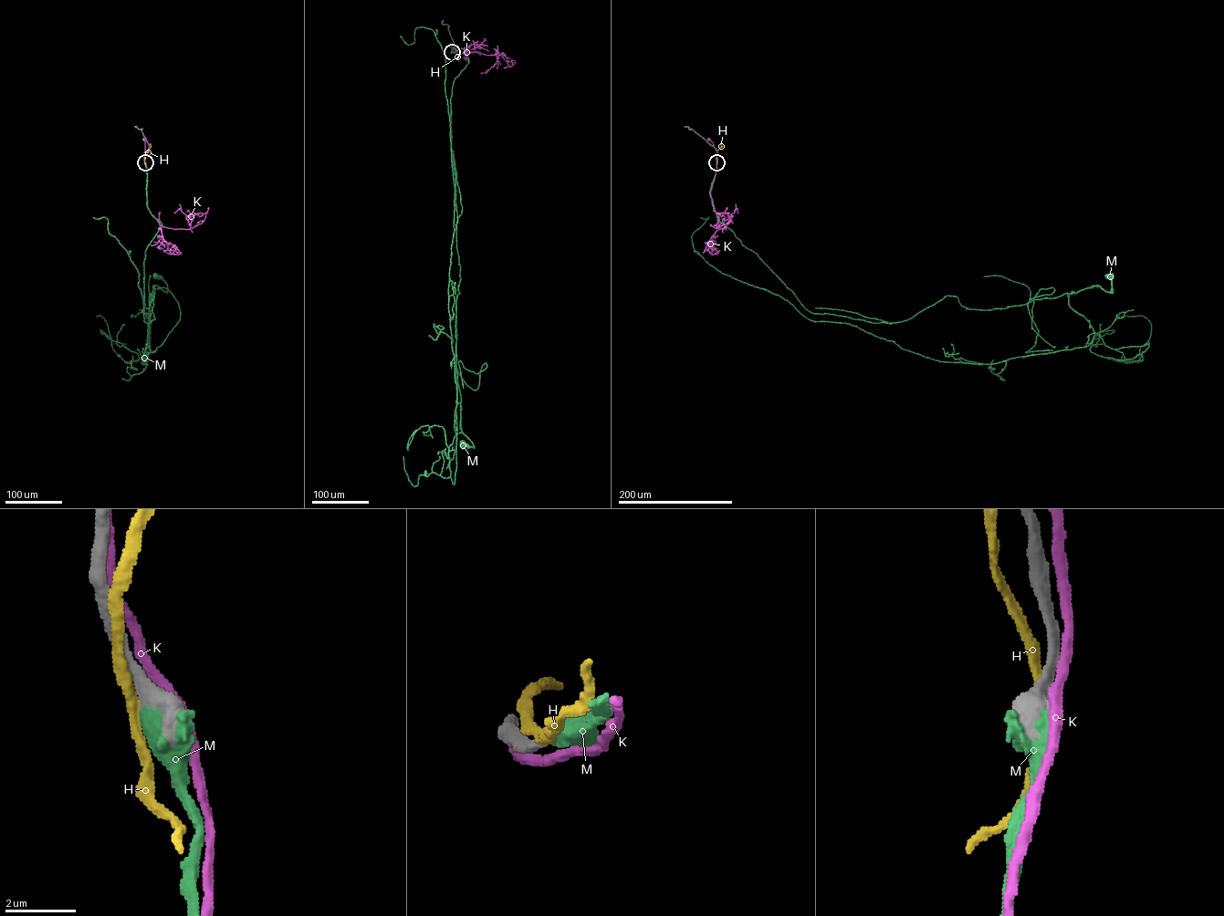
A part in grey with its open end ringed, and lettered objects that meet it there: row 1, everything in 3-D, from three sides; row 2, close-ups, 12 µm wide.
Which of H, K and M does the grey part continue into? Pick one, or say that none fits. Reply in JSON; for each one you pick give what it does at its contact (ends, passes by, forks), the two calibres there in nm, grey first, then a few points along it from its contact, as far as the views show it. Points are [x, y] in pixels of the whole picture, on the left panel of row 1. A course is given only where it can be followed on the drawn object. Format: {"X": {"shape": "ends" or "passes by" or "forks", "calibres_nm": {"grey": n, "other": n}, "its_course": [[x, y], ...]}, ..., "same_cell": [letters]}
{"M": {"shape": "passes by", "calibres_nm": {"grey": 550, "other": 600}, "its_course": [[145, 162], [147, 206], [162, 225], [145, 253], [144, 312], [149, 323], [154, 287], [167, 290], [157, 275]]}, "same_cell": ["M"]}

